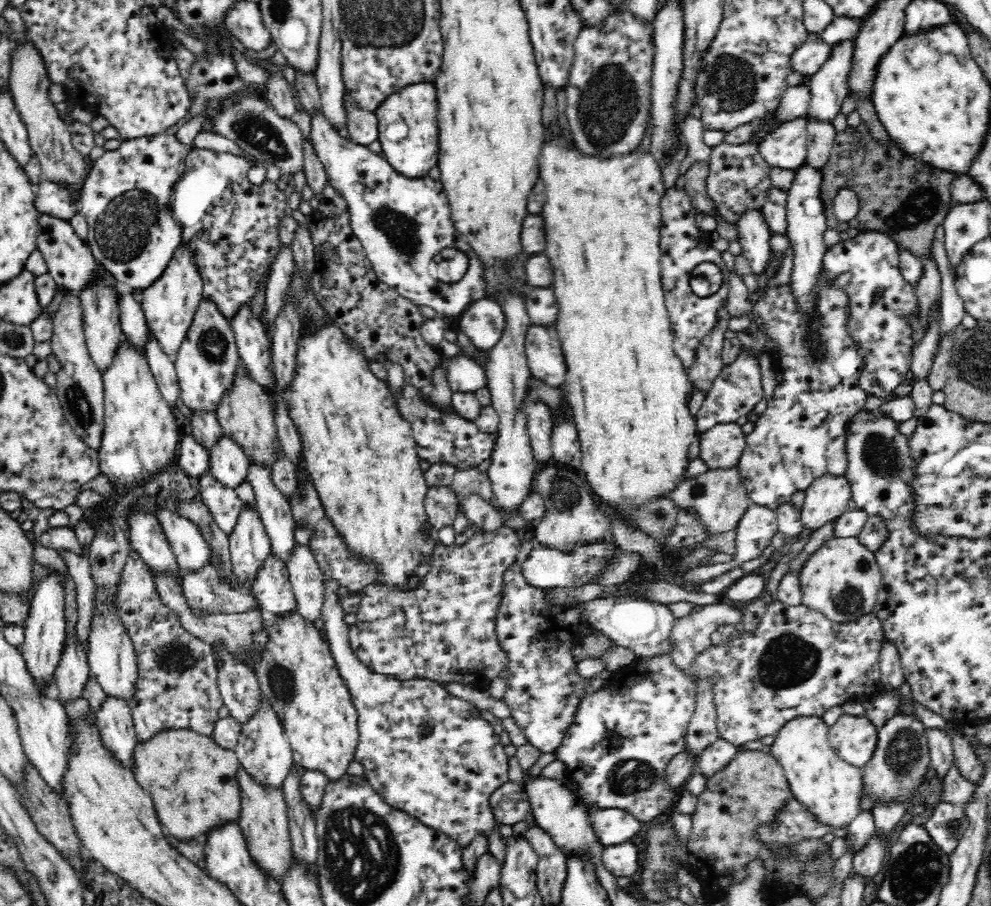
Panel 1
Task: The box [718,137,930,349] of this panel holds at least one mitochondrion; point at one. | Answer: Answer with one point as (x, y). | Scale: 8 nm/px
(903, 228)

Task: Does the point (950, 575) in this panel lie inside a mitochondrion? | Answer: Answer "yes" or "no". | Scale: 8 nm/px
no

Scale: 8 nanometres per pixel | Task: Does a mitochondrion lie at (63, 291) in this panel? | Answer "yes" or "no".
no

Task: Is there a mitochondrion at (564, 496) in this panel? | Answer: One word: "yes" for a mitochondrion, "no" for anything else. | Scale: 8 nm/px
yes

